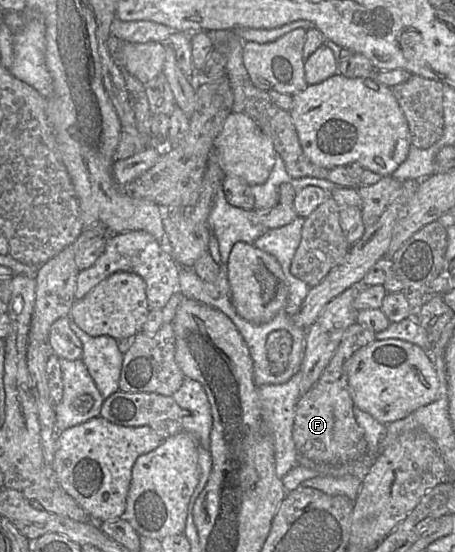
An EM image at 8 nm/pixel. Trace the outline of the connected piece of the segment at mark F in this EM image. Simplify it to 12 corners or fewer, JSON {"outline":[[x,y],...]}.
{"outline":[[350,325],[295,408],[299,457],[340,465],[366,452],[348,361],[375,340]]}

